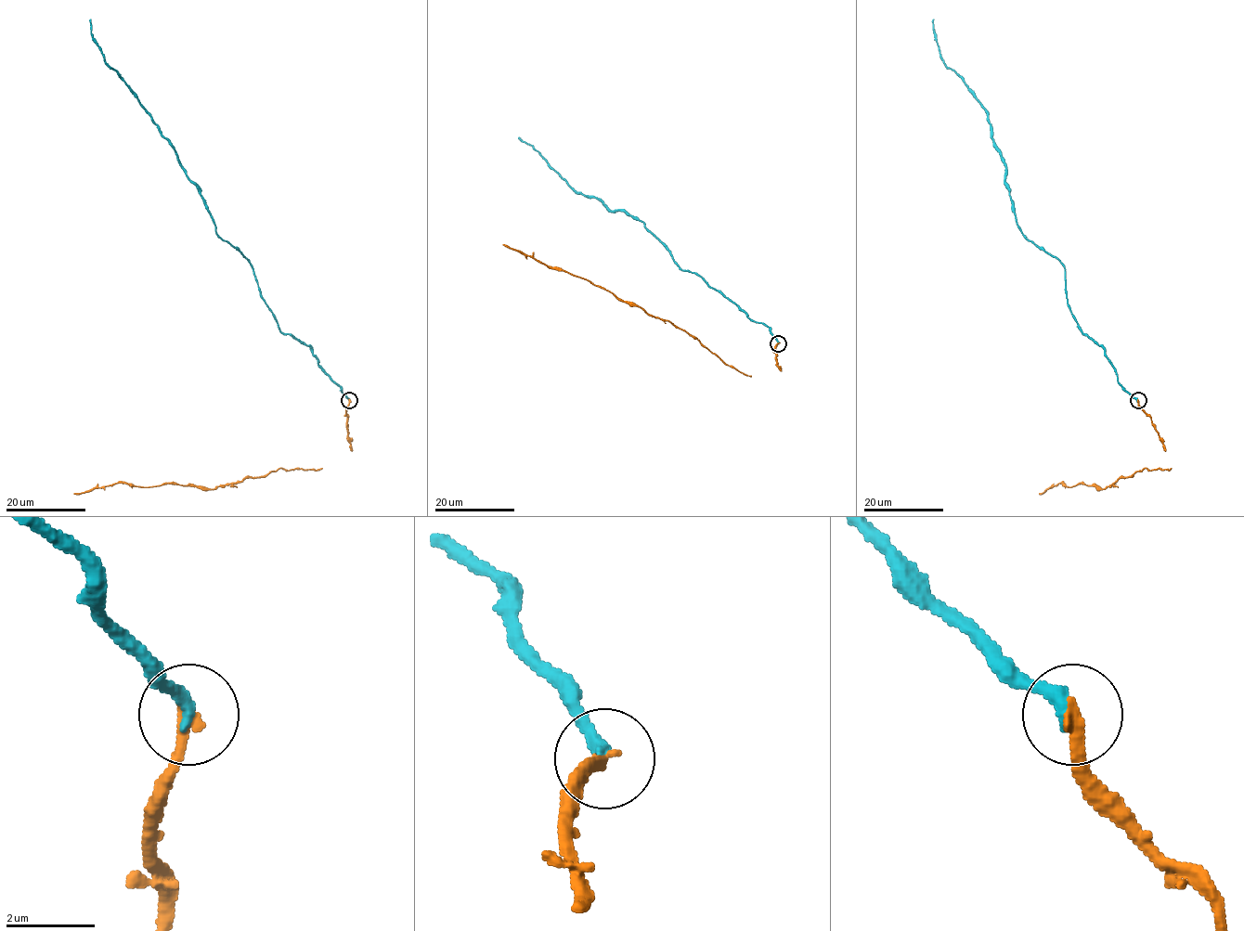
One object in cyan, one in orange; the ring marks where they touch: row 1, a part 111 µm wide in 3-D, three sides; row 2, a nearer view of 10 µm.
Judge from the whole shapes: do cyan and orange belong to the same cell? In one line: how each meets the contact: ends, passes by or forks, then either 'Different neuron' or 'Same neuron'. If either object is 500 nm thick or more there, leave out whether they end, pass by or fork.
At the ring cyan ends. At the ring orange ends. Same neuron

